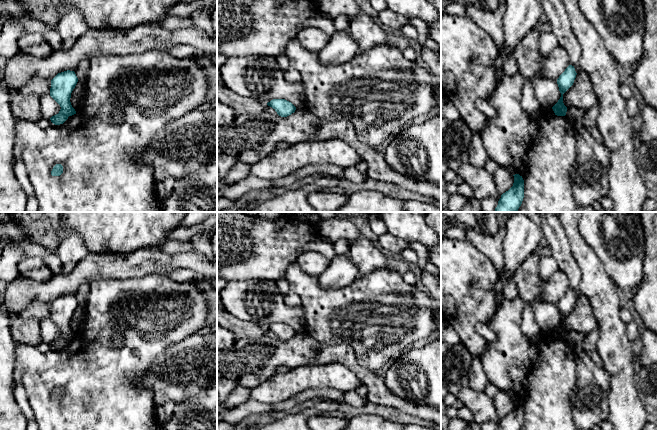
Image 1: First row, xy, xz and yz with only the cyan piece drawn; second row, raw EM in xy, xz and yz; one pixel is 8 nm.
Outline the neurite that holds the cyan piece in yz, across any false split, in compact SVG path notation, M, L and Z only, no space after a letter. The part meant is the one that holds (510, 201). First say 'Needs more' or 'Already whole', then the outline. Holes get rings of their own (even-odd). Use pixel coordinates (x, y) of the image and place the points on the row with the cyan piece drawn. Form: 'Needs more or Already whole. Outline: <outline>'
Already whole. Outline: M515 174L513 186L501 195L494 212L517 212L524 198L524 180Z

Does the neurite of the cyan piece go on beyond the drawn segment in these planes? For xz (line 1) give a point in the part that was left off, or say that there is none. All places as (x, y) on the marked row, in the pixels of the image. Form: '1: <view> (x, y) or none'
1: none

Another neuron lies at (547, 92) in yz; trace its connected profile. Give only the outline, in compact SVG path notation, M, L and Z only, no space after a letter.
M543 79L534 85L535 96L543 109L552 108L560 99L557 80Z

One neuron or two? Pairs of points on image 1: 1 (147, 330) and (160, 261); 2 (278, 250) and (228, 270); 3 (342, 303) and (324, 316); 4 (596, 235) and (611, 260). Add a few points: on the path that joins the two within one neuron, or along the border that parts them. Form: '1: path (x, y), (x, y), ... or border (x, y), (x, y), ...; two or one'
1: border (167, 275), (152, 273), (135, 278); two
2: path (266, 253), (261, 253), (244, 265), (240, 265); one
3: path (338, 306), (334, 306), (328, 312); one
4: path (602, 241), (611, 251), (611, 254); one

